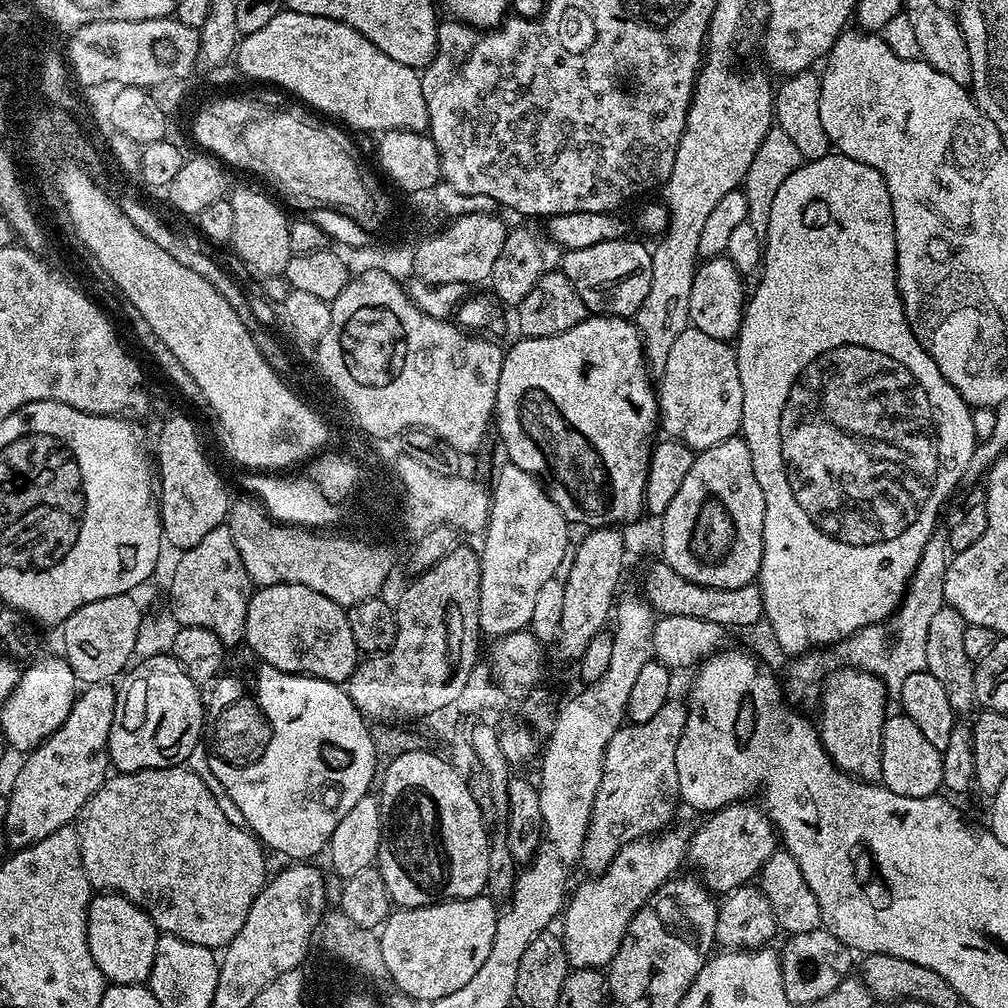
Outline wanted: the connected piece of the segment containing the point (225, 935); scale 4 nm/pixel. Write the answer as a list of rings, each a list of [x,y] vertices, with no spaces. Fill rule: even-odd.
[[[188,766],[151,768],[141,772],[112,774],[86,802],[86,806],[82,806],[74,827],[80,836],[82,866],[86,870],[86,878],[91,882],[93,889],[99,890],[101,893],[116,892],[118,895],[126,897],[130,902],[139,904],[148,913],[148,917],[156,923],[157,929],[163,935],[177,936],[186,942],[194,942],[194,946],[223,950],[236,937],[238,930],[242,930],[242,922],[246,922],[246,914],[250,914],[250,906],[254,902],[254,898],[258,898],[258,894],[264,889],[266,883],[264,855],[266,852],[260,841],[252,835],[247,827],[230,822],[230,818],[226,818],[226,814],[222,814],[217,793],[211,792],[208,787],[210,787],[209,781],[203,780],[199,772]]]

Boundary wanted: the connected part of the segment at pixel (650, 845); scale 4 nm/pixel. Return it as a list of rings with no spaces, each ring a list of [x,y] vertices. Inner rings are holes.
[[[672,826],[665,831],[643,836],[641,840],[632,840],[626,846],[622,846],[622,850],[618,850],[618,854],[614,854],[610,866],[606,866],[604,872],[597,872],[591,878],[584,878],[588,880],[582,881],[577,888],[575,885],[571,889],[562,909],[562,921],[564,920],[562,939],[566,950],[566,958],[572,968],[594,968],[600,970],[611,962],[614,954],[618,954],[620,943],[634,918],[634,914],[638,914],[640,907],[667,880],[673,879],[673,876],[677,873],[678,869],[676,867],[679,866],[680,860],[682,864],[688,853],[688,840],[692,837],[693,829],[691,827],[676,827]]]

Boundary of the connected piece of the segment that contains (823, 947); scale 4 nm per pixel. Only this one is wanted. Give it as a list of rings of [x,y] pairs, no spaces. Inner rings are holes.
[[[823,926],[802,934],[791,934],[785,940],[788,941],[785,942],[784,949],[779,949],[778,955],[781,980],[789,1005],[810,1006],[826,998],[826,994],[830,994],[830,990],[834,990],[834,986],[841,984],[853,971],[853,953]]]

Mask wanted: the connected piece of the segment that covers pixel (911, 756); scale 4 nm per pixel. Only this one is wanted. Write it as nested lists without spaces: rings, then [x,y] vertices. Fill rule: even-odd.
[[[903,714],[889,715],[882,730],[882,774],[880,780],[885,788],[906,798],[926,798],[937,795],[944,788],[942,782],[941,749],[935,748]]]

